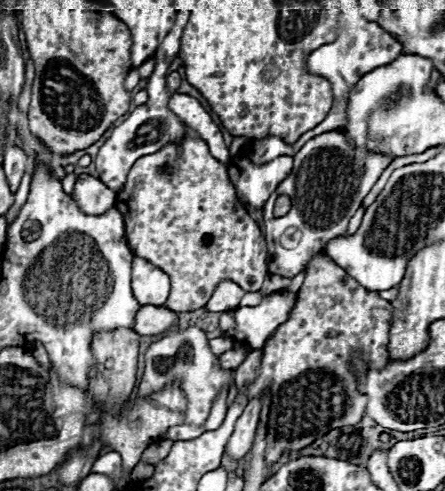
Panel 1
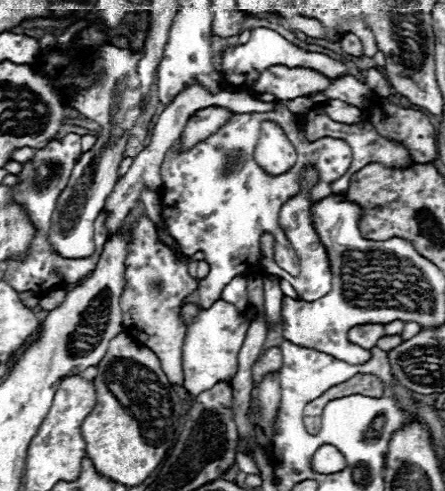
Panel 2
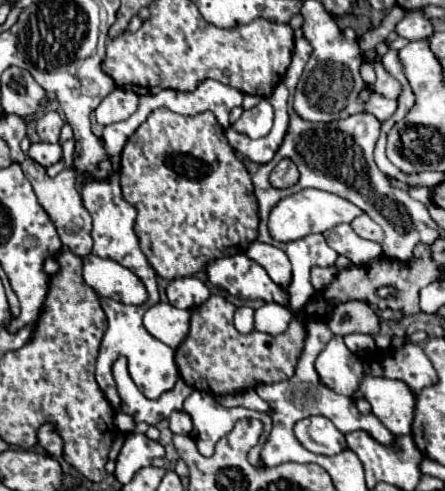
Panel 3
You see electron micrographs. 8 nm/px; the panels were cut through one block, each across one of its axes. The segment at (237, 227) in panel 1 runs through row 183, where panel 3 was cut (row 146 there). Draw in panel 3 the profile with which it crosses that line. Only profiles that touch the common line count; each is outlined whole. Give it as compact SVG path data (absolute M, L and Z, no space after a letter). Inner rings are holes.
M154 110L150 114L150 118L128 138L128 144L122 152L122 160L120 160L120 184L122 184L122 194L124 198L136 206L138 210L138 218L136 218L136 234L140 238L140 248L144 252L144 256L148 258L150 266L154 268L154 272L160 278L166 280L176 280L176 278L186 278L186 276L194 276L198 270L202 270L210 260L218 260L224 256L232 256L232 254L240 254L244 252L250 242L256 240L258 236L258 206L254 206L254 194L250 194L252 190L252 180L250 174L246 172L246 168L242 166L242 162L232 154L234 150L230 148L230 144L226 142L224 130L218 126L214 114L206 112L206 114L196 114L196 116L180 116L174 114L170 110Z

